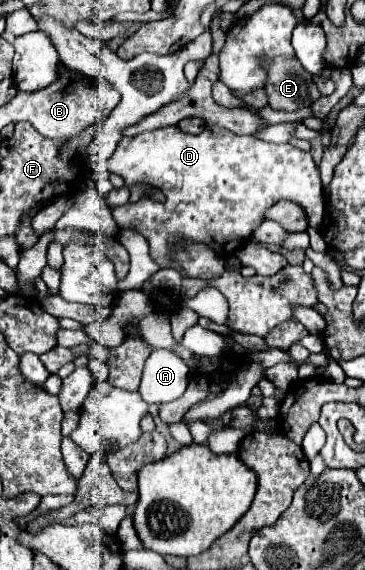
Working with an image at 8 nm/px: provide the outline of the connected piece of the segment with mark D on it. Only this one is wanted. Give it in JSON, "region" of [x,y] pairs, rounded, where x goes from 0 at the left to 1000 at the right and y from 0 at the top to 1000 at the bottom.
{"region":[[[567,221],[545,239],[496,232],[490,225],[430,225],[414,232],[375,235],[364,242],[332,242],[293,291],[310,305],[326,305],[342,316],[342,326],[397,323],[447,333],[458,347],[452,354],[430,354],[408,344],[392,344],[370,358],[353,354],[310,368],[310,382],[332,404],[342,400],[370,404],[408,421],[414,449],[447,470],[474,467],[474,456],[463,453],[463,439],[468,428],[490,421],[556,425],[578,432],[595,446],[611,446],[616,439],[616,446],[633,449],[649,435],[660,435],[682,421],[688,407],[721,389],[721,372],[764,351],[797,351],[814,354],[825,365],[836,365],[847,400],[874,400],[885,389],[885,368],[890,368],[885,330],[879,330],[868,288],[858,284],[852,270],[825,267],[797,253],[732,253],[704,242],[649,239],[600,221],[578,221],[578,225]]]}

